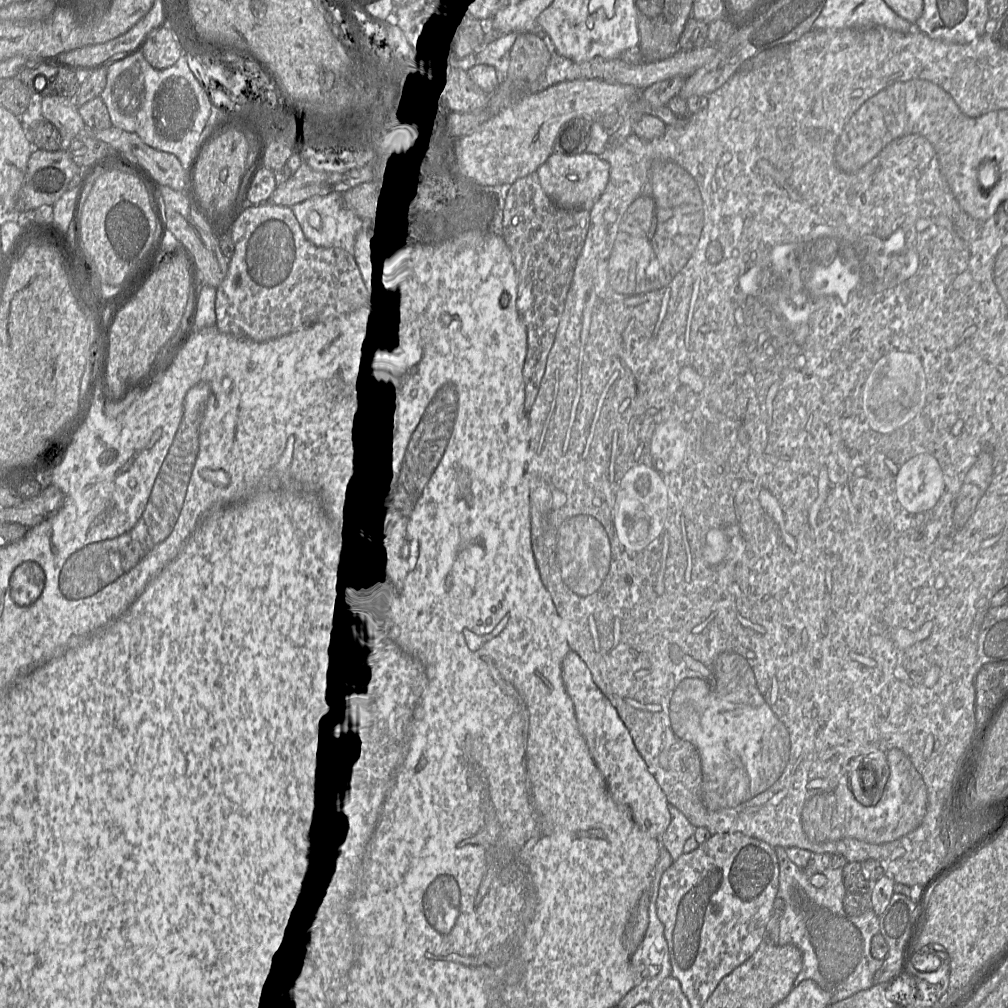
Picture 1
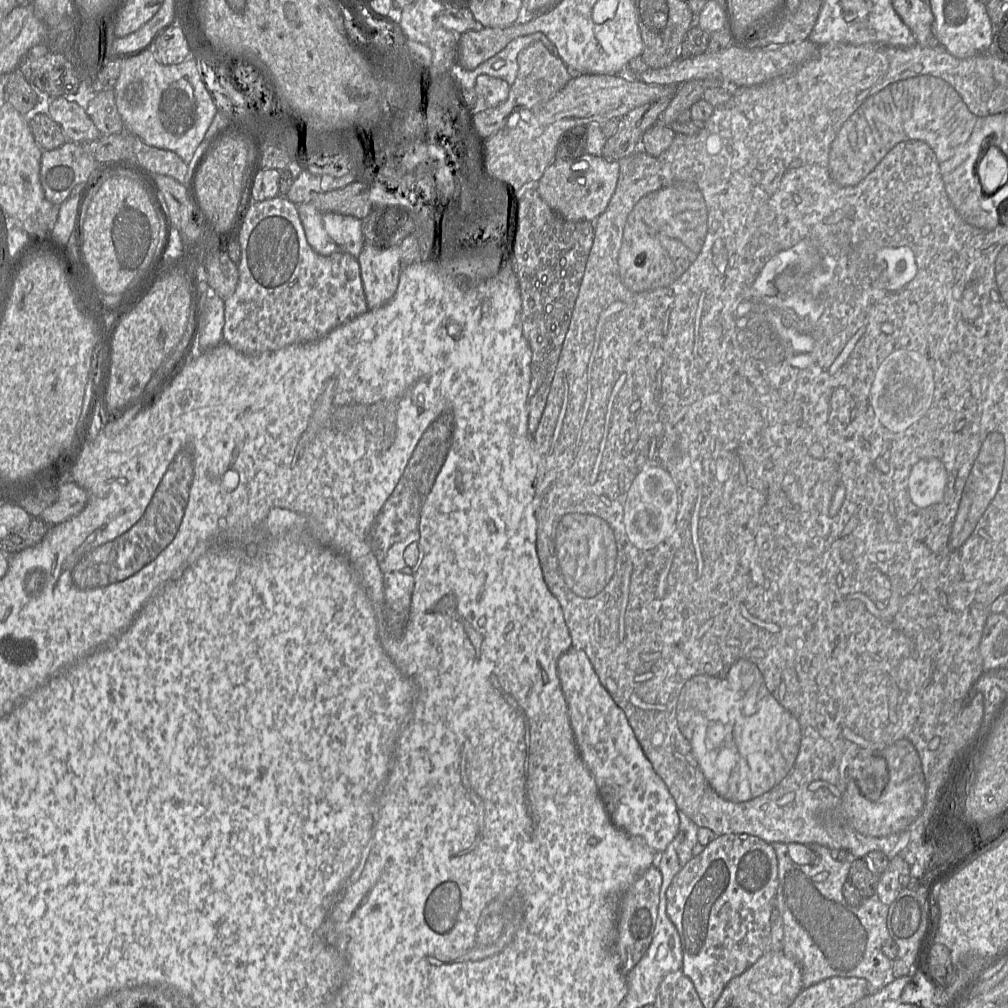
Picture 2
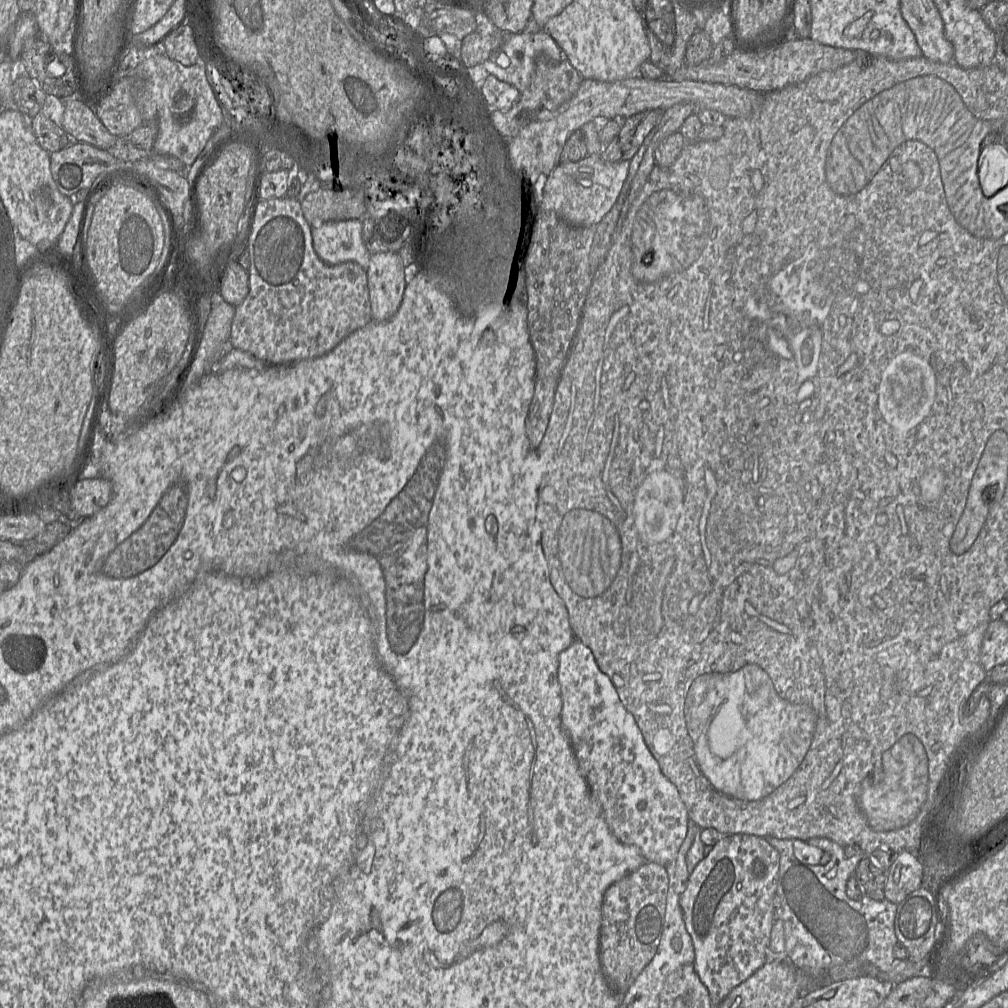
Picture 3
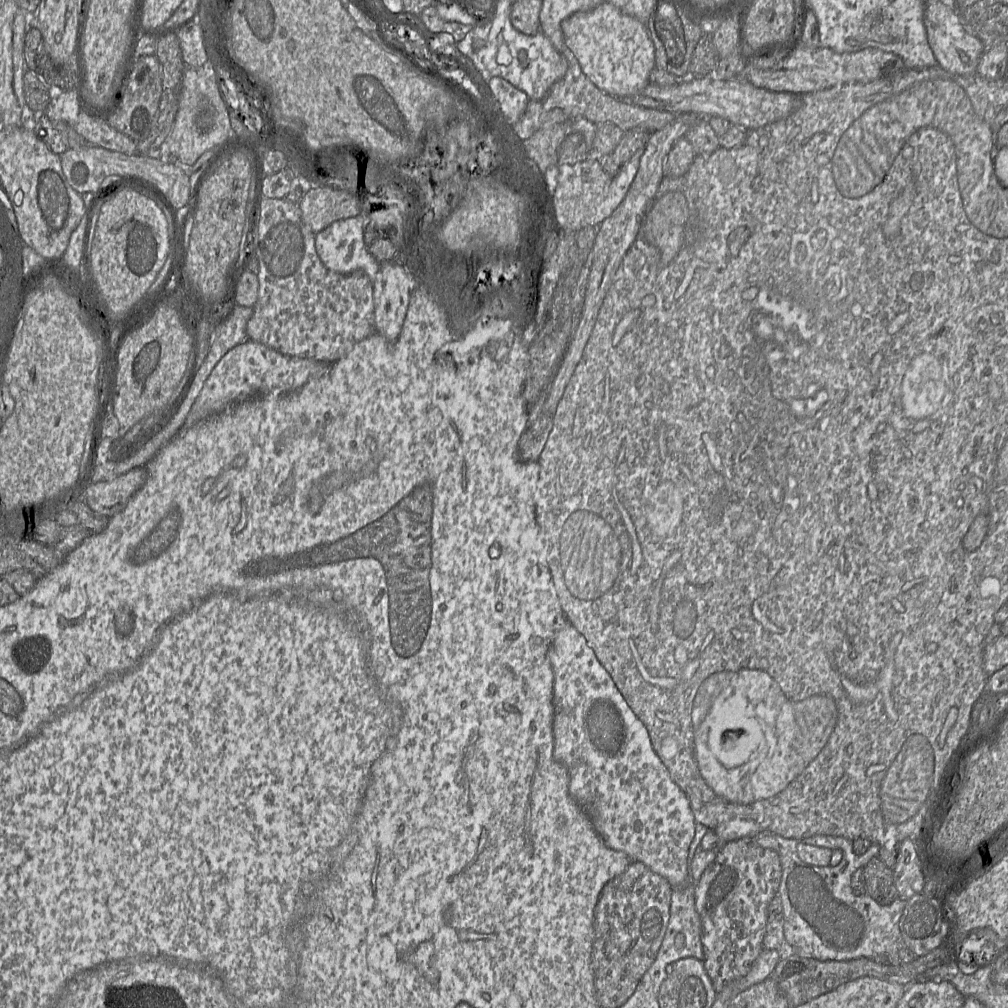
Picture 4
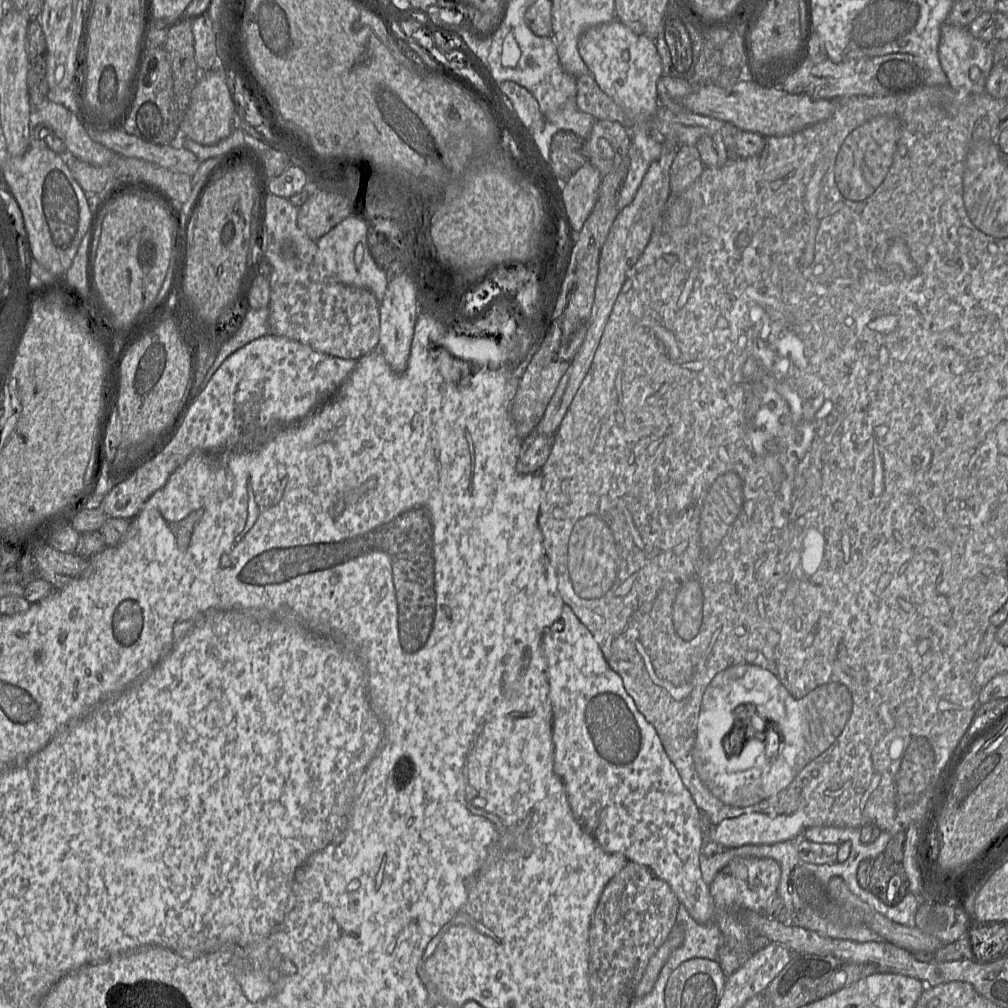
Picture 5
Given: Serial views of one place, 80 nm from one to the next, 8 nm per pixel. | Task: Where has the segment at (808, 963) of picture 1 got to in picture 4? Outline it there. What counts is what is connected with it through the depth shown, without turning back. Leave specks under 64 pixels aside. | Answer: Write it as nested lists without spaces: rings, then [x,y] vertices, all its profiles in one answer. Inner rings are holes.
[[[761,832],[749,838],[779,855],[782,876],[777,896],[782,902],[784,936],[795,955],[820,961],[868,958],[890,965],[901,963],[899,951],[905,947],[905,943],[899,920],[907,901],[897,897],[892,903],[881,905],[868,894],[855,895],[851,888],[852,874],[878,856],[881,848],[879,844],[872,843],[865,853],[856,855],[853,852],[853,840],[830,835],[805,838],[801,841],[806,844],[842,851],[843,857],[838,865],[815,866],[798,857],[798,840],[769,832]]]

